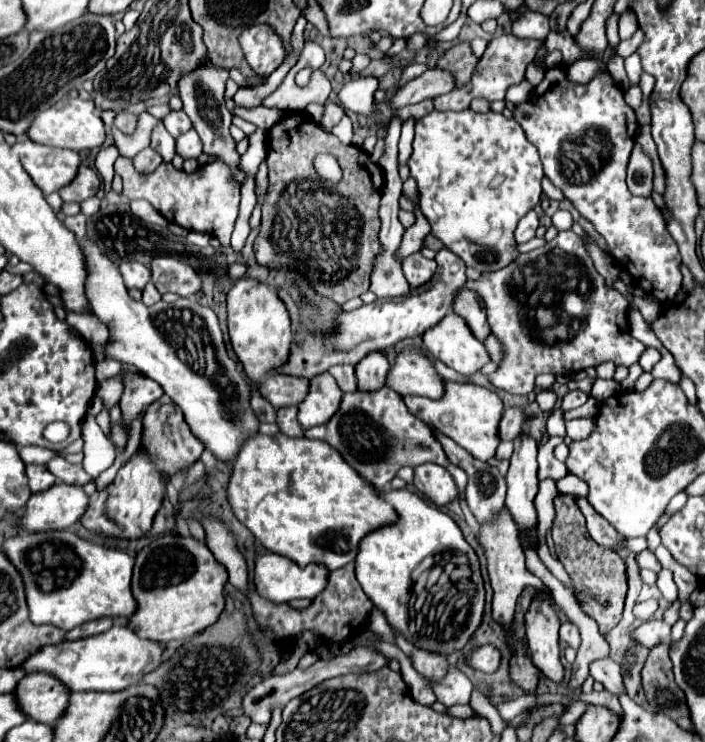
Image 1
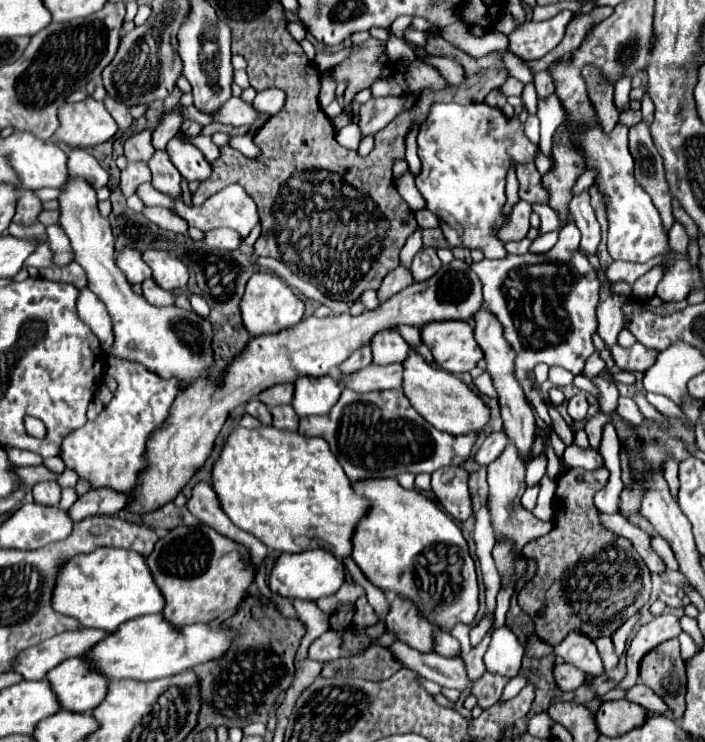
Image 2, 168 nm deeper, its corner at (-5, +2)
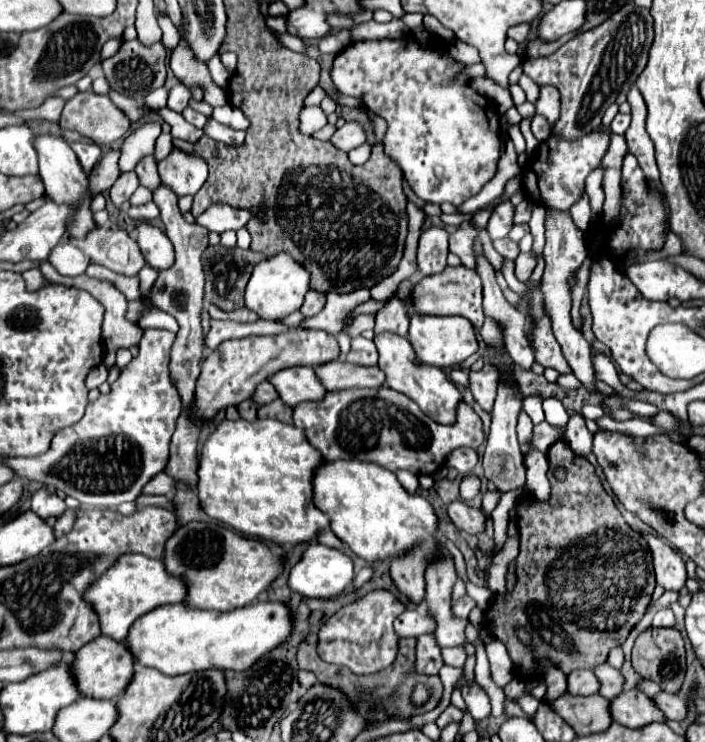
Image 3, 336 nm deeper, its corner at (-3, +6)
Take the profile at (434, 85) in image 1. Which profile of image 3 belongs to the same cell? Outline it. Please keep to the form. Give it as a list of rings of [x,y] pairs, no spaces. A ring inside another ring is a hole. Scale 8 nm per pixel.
[[[346,121],[330,139],[338,149],[350,151],[366,143],[366,131],[358,121]]]

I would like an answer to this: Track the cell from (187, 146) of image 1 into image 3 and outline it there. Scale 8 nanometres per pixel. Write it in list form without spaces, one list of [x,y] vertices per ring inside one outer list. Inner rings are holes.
[[[174,147],[170,155],[158,163],[158,173],[160,181],[164,185],[170,185],[170,189],[174,189],[178,197],[182,197],[198,193],[208,177],[208,165],[200,155]]]

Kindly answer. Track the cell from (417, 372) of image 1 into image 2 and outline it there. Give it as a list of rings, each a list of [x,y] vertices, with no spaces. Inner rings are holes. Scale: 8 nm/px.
[[[402,363],[398,365],[370,365],[368,369],[360,369],[360,373],[350,373],[344,377],[344,373],[336,379],[342,387],[348,387],[356,393],[368,393],[368,391],[382,391],[382,389],[400,389],[402,387]]]

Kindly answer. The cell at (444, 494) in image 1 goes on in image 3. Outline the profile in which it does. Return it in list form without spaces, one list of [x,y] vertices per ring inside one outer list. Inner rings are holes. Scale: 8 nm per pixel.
[[[450,501],[448,503],[448,515],[460,531],[466,531],[470,535],[478,535],[480,531],[484,531],[486,517],[482,515],[482,511],[466,505],[464,501]]]

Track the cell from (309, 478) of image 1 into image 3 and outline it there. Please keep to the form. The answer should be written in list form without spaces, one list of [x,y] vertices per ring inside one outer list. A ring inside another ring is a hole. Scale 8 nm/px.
[[[256,419],[256,421],[222,421],[216,431],[208,437],[198,467],[198,499],[204,511],[236,531],[258,537],[262,541],[272,541],[276,545],[286,543],[308,543],[316,535],[330,527],[330,519],[314,503],[312,479],[316,469],[324,463],[324,457],[318,449],[310,445],[306,433],[294,425],[274,421],[274,419]]]

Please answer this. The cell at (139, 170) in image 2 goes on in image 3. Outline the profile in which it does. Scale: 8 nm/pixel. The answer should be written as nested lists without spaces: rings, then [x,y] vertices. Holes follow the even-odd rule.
[[[134,171],[120,173],[118,181],[116,181],[116,183],[112,185],[112,189],[110,189],[110,199],[112,199],[112,203],[114,203],[116,207],[120,207],[122,203],[126,203],[126,201],[132,197],[132,193],[138,189],[138,185],[140,185],[140,181],[138,181],[138,175],[136,175]]]

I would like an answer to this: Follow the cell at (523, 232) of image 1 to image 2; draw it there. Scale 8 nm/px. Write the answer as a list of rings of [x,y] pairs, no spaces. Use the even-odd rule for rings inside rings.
[[[518,201],[512,209],[512,213],[508,215],[508,225],[504,225],[504,229],[500,229],[500,241],[520,241],[522,237],[526,237],[528,229],[530,229],[530,213],[532,207],[526,201]]]

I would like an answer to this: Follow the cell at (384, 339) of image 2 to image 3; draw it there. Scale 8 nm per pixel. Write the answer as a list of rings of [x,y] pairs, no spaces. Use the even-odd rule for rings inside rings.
[[[392,297],[384,309],[380,309],[376,313],[376,327],[374,327],[374,335],[380,333],[398,333],[398,335],[406,335],[408,333],[408,309],[410,309],[410,301],[402,303],[396,297]]]

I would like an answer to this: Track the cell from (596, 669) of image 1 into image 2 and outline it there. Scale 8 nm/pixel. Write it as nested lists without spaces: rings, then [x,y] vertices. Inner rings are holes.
[[[634,685],[628,689],[628,701],[634,701],[634,703],[640,703],[644,705],[648,711],[654,711],[658,715],[666,713],[668,711],[668,705],[646,685]]]

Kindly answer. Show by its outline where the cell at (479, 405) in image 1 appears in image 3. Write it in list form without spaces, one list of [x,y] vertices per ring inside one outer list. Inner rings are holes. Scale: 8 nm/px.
[[[382,333],[378,337],[374,337],[374,343],[378,347],[380,359],[378,365],[380,369],[386,373],[386,385],[394,391],[404,393],[406,397],[410,397],[412,401],[418,403],[418,407],[432,417],[434,421],[442,423],[442,425],[452,425],[456,421],[456,409],[462,401],[462,393],[458,391],[458,387],[442,373],[442,369],[426,365],[422,361],[418,361],[414,347],[410,345],[408,339],[394,335],[394,333]]]

